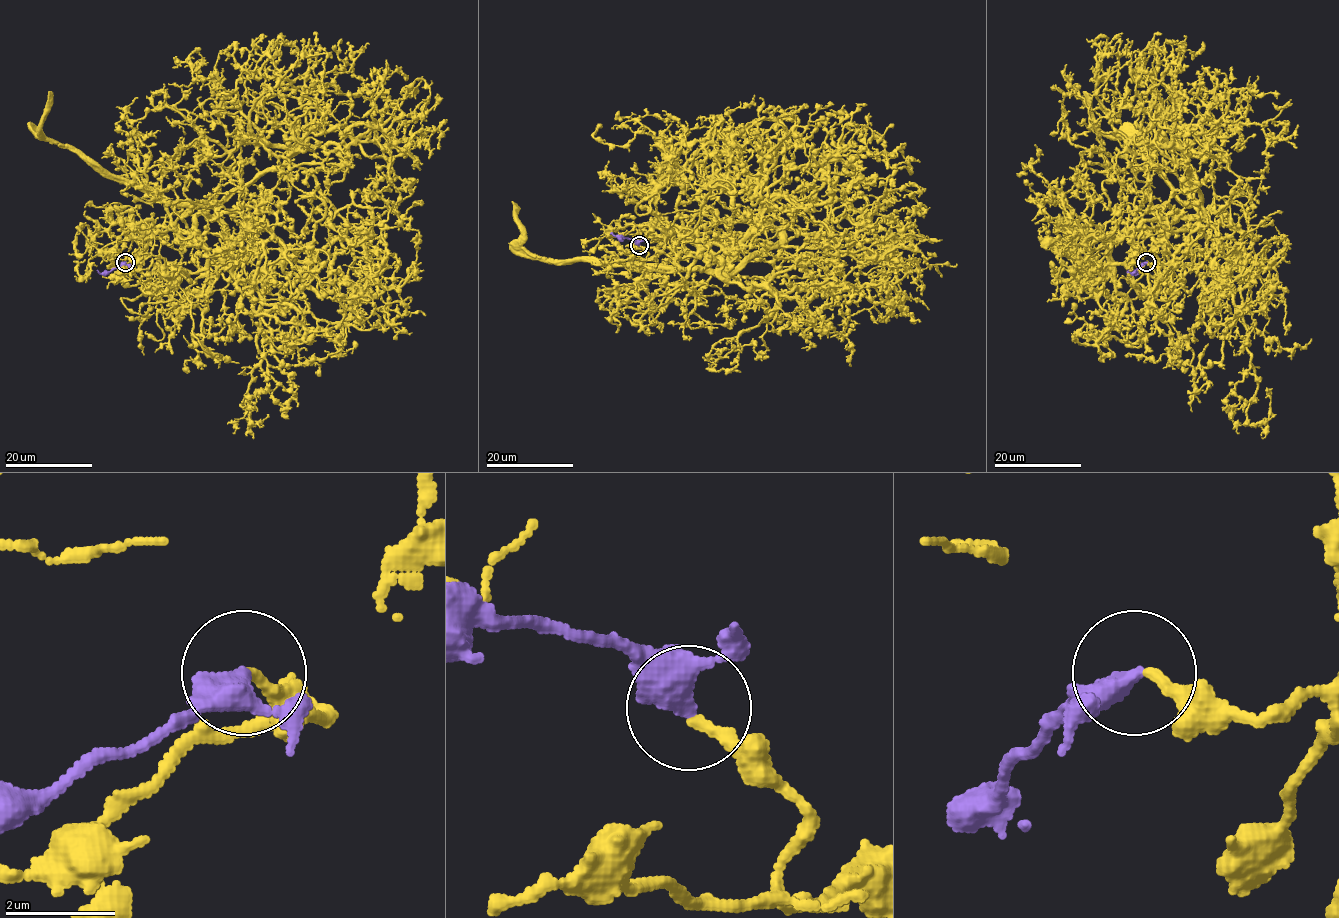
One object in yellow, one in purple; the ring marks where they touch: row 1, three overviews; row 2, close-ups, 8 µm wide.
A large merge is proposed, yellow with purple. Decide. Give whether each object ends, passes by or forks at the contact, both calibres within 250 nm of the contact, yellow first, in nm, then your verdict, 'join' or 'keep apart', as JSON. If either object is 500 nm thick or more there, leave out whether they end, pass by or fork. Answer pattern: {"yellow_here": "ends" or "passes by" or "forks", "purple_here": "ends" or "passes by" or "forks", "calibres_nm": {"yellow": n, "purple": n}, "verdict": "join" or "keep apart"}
{"yellow_here": "ends", "purple_here": "passes by", "calibres_nm": {"yellow": 200, "purple": 360}, "verdict": "join"}

